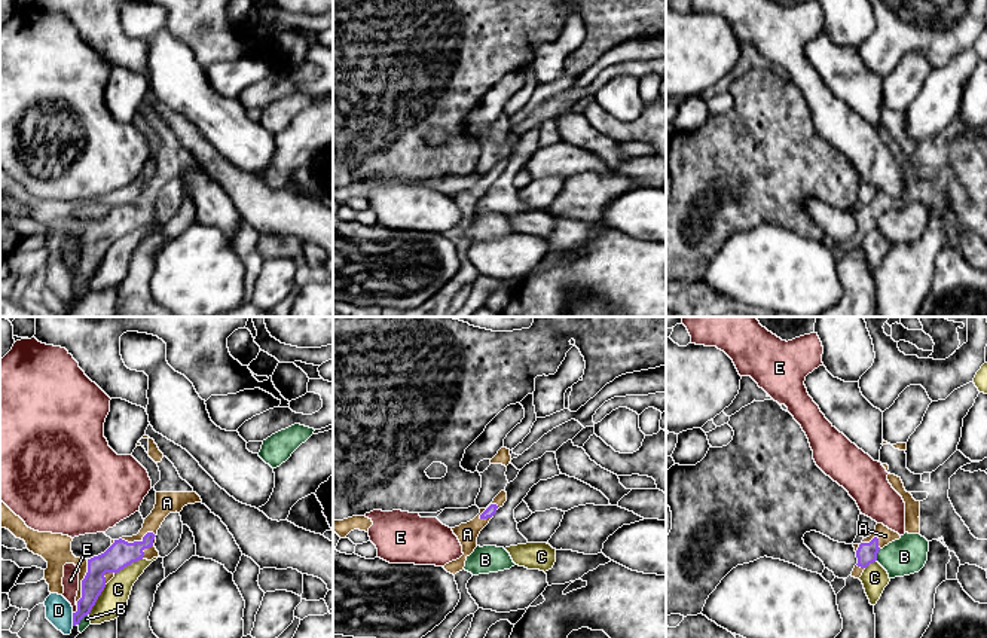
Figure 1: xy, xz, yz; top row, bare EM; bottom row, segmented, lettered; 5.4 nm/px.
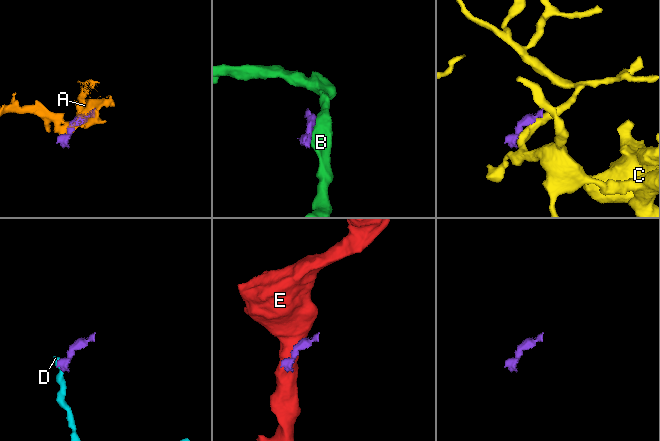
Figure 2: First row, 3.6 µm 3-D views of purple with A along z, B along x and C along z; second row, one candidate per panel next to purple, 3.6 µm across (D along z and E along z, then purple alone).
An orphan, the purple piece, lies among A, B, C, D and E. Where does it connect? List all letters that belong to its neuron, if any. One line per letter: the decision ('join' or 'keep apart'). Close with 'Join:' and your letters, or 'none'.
A: join
B: keep apart
C: keep apart
D: keep apart
E: keep apart
Join: A

